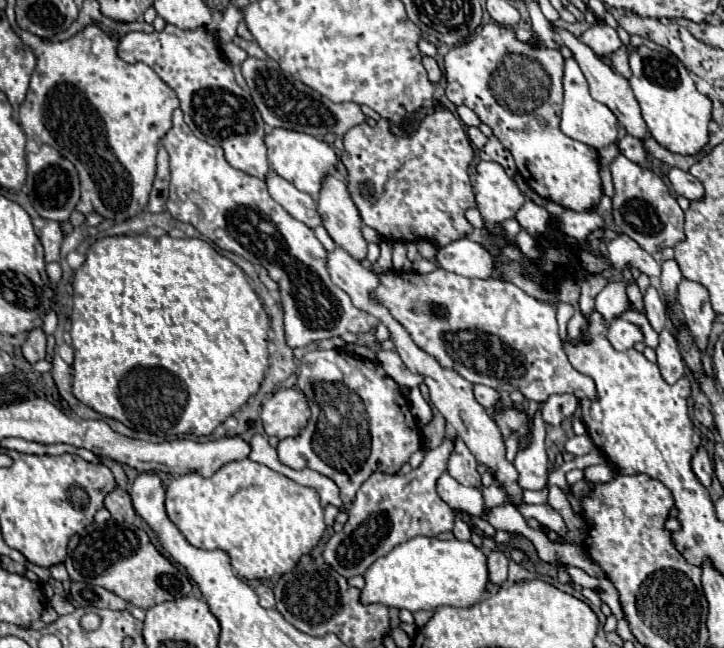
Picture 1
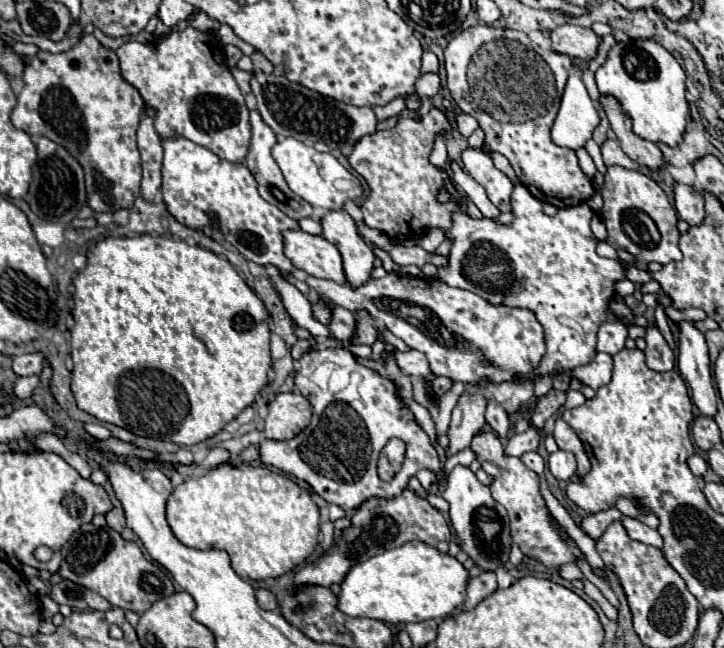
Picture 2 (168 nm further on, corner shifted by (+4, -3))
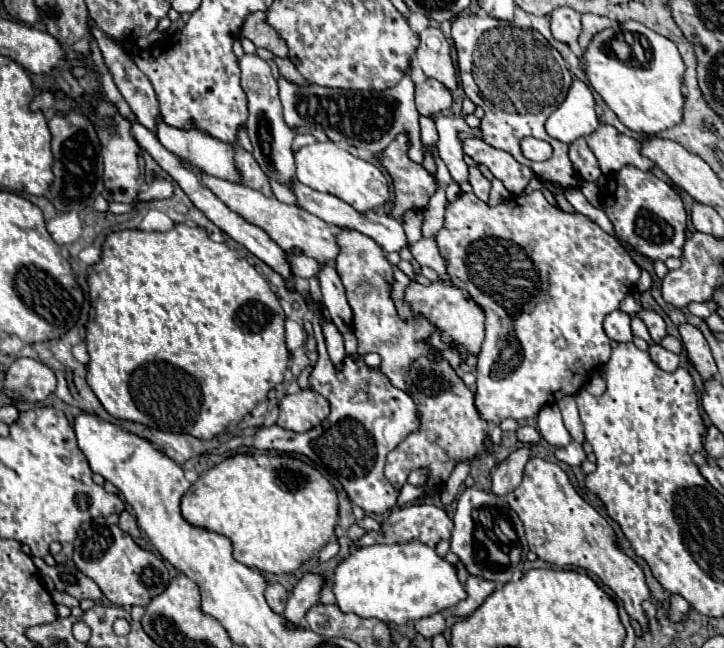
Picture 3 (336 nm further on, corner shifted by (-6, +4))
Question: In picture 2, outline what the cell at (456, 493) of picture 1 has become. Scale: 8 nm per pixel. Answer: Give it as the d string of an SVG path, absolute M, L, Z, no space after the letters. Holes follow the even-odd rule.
M324 349L324 351L310 351L302 355L300 359L302 369L296 373L294 383L300 389L300 393L312 403L312 423L298 433L294 439L288 441L260 441L260 459L268 467L276 467L282 473L294 475L296 479L308 481L310 487L328 503L334 503L342 507L344 511L354 511L360 507L362 501L370 497L396 497L408 487L408 477L416 475L418 469L430 469L436 475L436 483L440 485L444 481L444 473L440 471L440 459L434 447L430 445L428 435L418 427L412 411L402 403L400 395L394 389L394 383L380 377L376 371L366 369L364 365L356 363L354 355L348 349ZM390 439L400 439L406 445L406 459L402 463L400 473L394 475L390 481L382 481L376 473L376 461L378 453Z

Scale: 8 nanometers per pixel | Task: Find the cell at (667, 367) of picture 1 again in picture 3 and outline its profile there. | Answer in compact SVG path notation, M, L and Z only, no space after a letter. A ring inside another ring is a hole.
M640 310L638 318L646 324L654 342L660 342L666 336L666 324L664 324L662 316L658 316L654 310Z

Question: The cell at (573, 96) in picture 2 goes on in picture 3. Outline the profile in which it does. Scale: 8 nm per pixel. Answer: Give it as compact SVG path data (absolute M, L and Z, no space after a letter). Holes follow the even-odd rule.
M574 80L566 100L548 116L546 132L554 140L572 144L580 136L588 136L598 128L598 116L594 110L594 96L588 84Z

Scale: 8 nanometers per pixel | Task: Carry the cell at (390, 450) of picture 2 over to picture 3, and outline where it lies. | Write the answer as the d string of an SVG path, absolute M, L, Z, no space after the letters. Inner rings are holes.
M340 230L338 236L338 256L336 256L336 270L342 278L342 284L346 288L346 296L348 296L348 304L352 308L352 332L358 340L358 354L364 356L368 352L376 352L382 356L382 372L384 376L388 376L390 384L394 388L400 388L404 392L408 392L408 396L412 396L416 410L418 410L418 418L420 418L420 430L412 432L406 440L402 440L386 458L386 478L390 480L390 484L400 490L406 484L406 478L412 470L416 468L428 468L428 490L424 492L424 500L434 496L440 486L448 480L448 476L452 474L452 470L456 468L456 464L460 462L470 462L474 460L480 452L492 452L494 444L488 438L488 422L480 416L480 412L474 406L474 392L462 382L462 378L454 372L454 368L440 356L438 348L432 348L428 344L430 336L436 332L436 326L430 320L424 320L424 316L412 316L412 320L404 320L400 318L394 300L390 296L390 282L388 282L388 274L392 272L390 262L386 260L384 250L368 236L354 232L354 230Z

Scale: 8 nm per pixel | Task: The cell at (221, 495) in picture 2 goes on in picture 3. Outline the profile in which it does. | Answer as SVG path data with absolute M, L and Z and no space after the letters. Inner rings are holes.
M240 453L218 466L204 472L182 498L182 516L198 526L230 538L234 558L260 572L284 574L294 572L302 562L310 560L322 546L334 538L334 526L338 520L338 492L314 466L290 456L290 454Z

